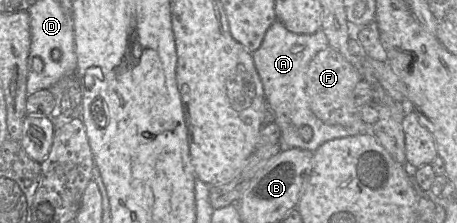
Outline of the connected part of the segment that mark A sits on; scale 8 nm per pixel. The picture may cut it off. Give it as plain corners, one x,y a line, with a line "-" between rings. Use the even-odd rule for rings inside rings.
275,20
266,31
259,49
252,53
263,85
265,99
275,112
274,123
281,130
280,144
282,148
300,148
314,153
329,140
360,134
359,130
326,124
311,110
306,92
308,66
315,55
328,46
327,36
321,29
314,34
296,34
287,30
279,20
-
304,125
310,126
313,130
310,141
304,141
299,134
300,127

